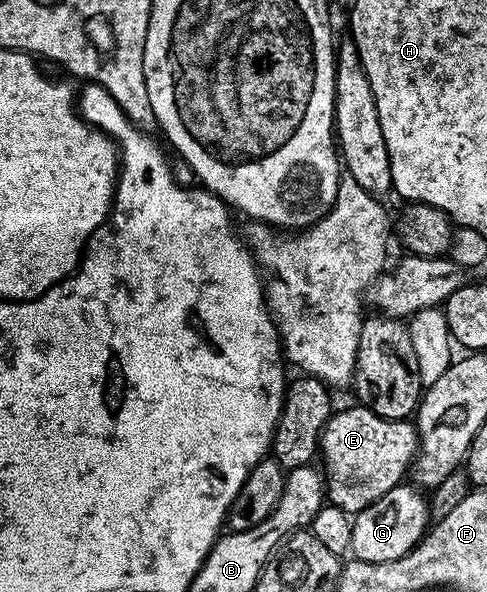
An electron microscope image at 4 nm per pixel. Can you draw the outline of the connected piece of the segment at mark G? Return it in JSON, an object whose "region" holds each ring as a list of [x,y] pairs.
{"region":[[[405,487],[391,489],[383,494],[383,498],[379,498],[379,502],[352,517],[351,552],[356,559],[363,562],[391,562],[403,558],[416,544],[421,543],[431,524],[429,505],[416,487]]]}

